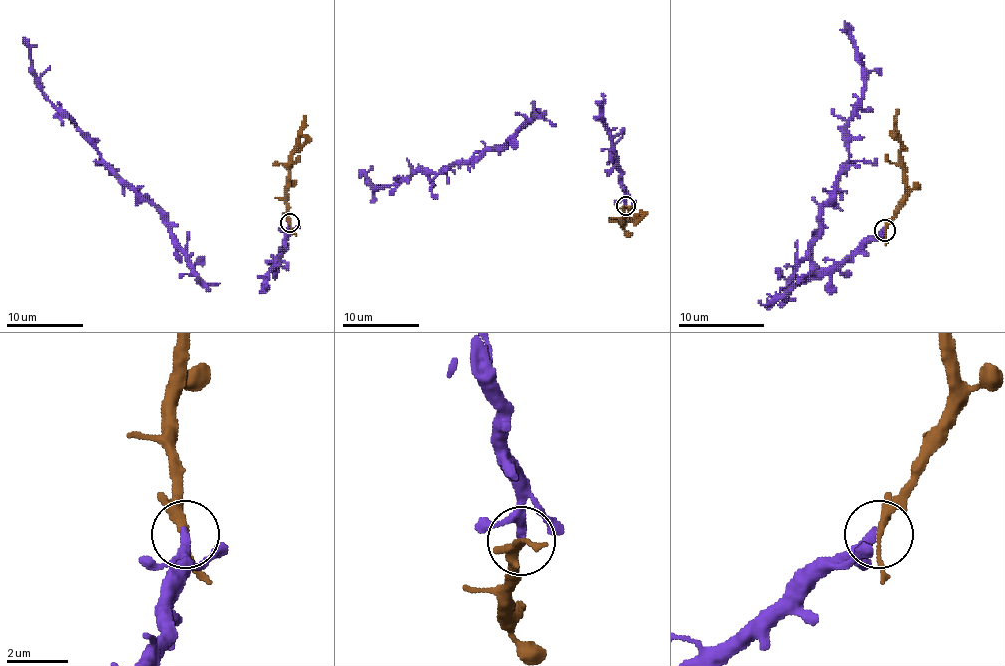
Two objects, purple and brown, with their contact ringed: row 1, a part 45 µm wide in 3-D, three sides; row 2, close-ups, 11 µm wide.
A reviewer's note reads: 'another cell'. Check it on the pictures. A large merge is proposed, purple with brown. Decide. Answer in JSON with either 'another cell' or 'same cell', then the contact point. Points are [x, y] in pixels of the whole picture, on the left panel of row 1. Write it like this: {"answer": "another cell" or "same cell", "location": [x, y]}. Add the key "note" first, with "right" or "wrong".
{"note": "wrong", "answer": "same cell", "location": [290, 223]}

